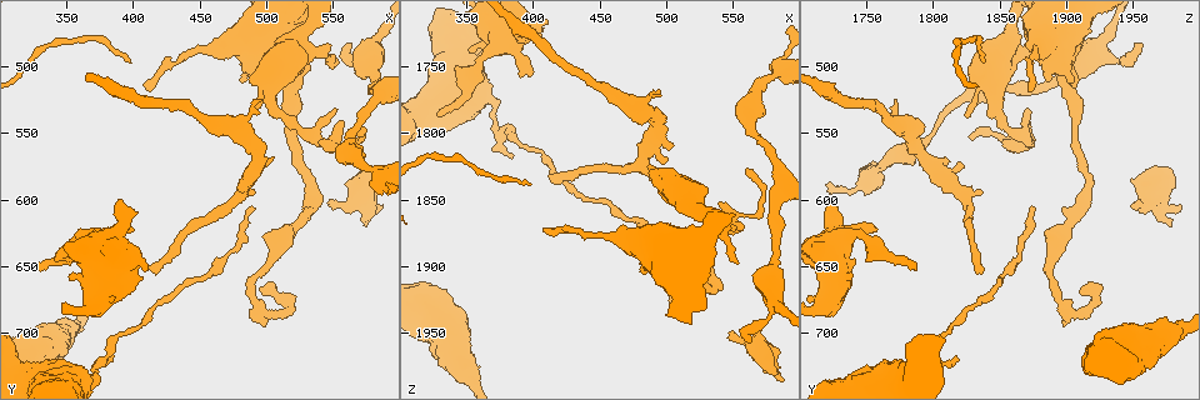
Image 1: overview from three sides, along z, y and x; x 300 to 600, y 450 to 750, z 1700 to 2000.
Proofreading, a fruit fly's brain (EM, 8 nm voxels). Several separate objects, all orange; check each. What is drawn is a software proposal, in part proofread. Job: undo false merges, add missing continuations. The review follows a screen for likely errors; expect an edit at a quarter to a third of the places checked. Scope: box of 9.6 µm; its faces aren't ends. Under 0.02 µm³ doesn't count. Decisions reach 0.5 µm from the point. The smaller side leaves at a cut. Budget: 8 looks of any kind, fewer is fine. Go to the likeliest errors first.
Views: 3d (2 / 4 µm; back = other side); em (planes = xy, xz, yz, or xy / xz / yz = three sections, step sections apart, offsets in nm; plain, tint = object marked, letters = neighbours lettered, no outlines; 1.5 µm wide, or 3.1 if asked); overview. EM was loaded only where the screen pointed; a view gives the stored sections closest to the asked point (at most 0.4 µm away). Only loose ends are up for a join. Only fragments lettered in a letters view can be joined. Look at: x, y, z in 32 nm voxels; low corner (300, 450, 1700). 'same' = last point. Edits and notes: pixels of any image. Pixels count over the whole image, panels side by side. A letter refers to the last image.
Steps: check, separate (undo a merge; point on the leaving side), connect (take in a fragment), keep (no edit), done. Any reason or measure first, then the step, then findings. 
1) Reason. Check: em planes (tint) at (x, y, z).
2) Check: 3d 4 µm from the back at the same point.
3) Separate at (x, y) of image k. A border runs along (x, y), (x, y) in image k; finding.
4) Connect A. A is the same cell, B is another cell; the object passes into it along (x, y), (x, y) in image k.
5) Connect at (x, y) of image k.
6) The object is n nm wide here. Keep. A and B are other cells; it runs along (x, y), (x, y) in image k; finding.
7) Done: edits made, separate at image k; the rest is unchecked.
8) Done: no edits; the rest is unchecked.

Tapers out. Check: em yz step 8 (letters) at (496, 526, 1772).

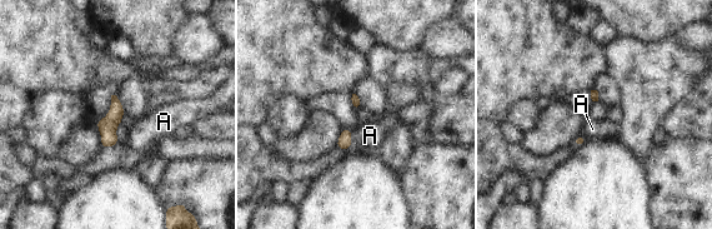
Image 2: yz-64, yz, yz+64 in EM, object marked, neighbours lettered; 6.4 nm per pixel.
Check: em planes (letters) at the same point.

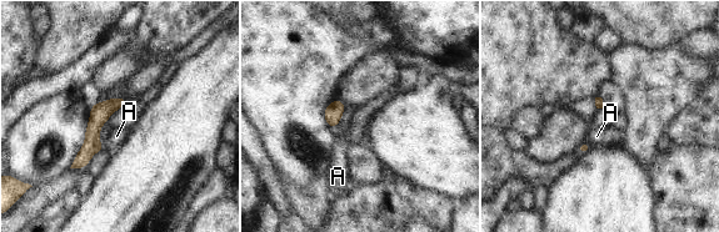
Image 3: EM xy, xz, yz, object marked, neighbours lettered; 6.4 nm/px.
Keep. A is another cell; it runs along (120, 100), (95, 122), (80, 162) in image 3; no lettered fragment goes on from it.

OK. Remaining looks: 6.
Branch stops here. Check: 3d 4 µm at (388, 600, 1726).

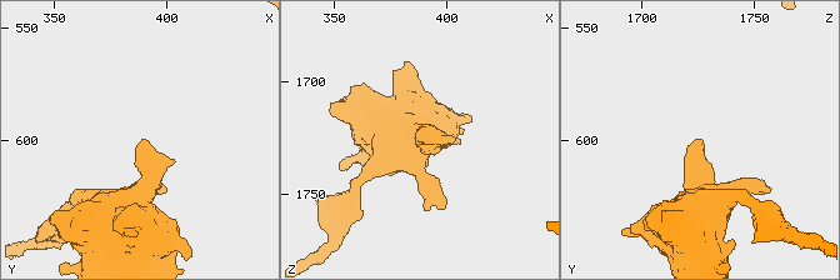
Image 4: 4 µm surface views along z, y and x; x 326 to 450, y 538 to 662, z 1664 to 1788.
Check: em planes (plain) at (389, 599, 1726).

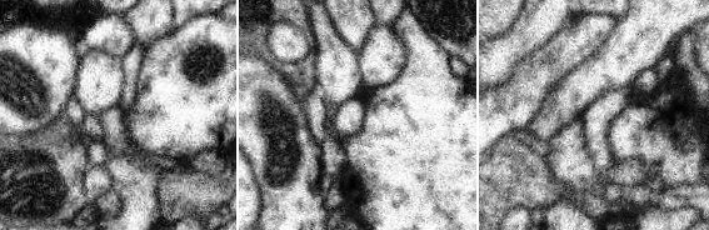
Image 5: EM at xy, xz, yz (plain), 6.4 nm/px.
What lies round it. Check: em planes (letters) at the same point.

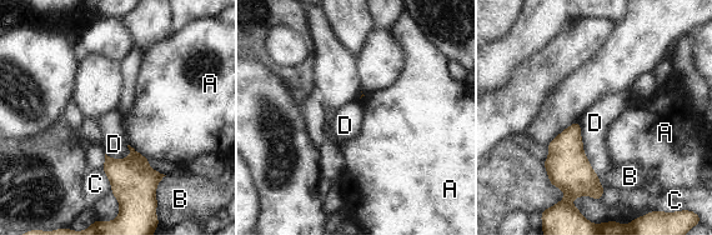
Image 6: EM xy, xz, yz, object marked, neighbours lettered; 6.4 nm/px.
Keep. A, B, C and D are other cells; a border runs along (578, 121), (582, 150), (600, 178) in image 6; none of them fits.

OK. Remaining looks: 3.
Long arm stops here. Check: em planes (letters) at (412, 652, 1836).

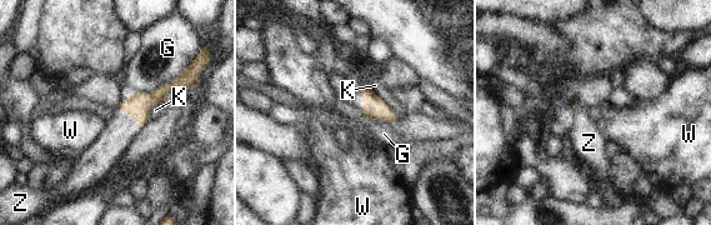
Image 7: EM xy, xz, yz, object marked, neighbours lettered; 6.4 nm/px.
Connect Z. Z is the same cell, G, K and W are other cells; the object passes into it along (139, 106), (131, 115), (120, 129) in image 7; it goes on there.

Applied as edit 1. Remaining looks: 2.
Done: edits made, connect at image 7; the rest is unchecked.

